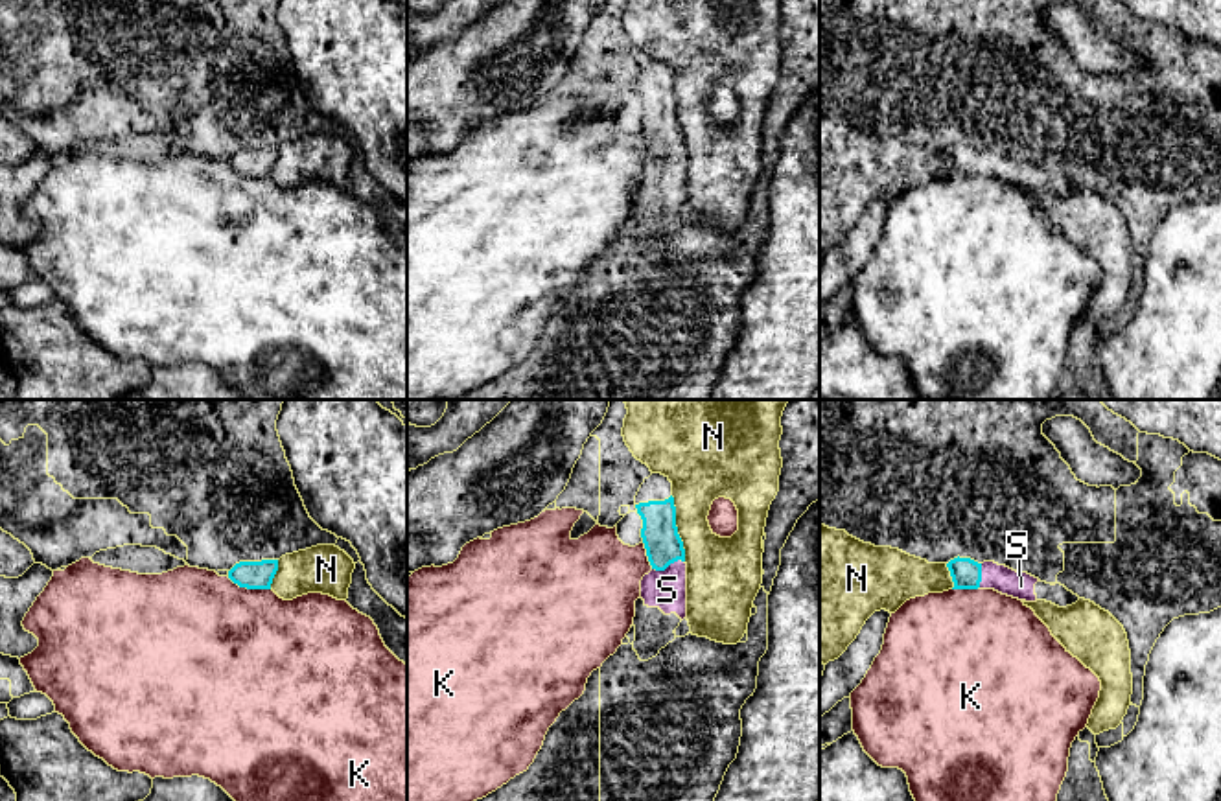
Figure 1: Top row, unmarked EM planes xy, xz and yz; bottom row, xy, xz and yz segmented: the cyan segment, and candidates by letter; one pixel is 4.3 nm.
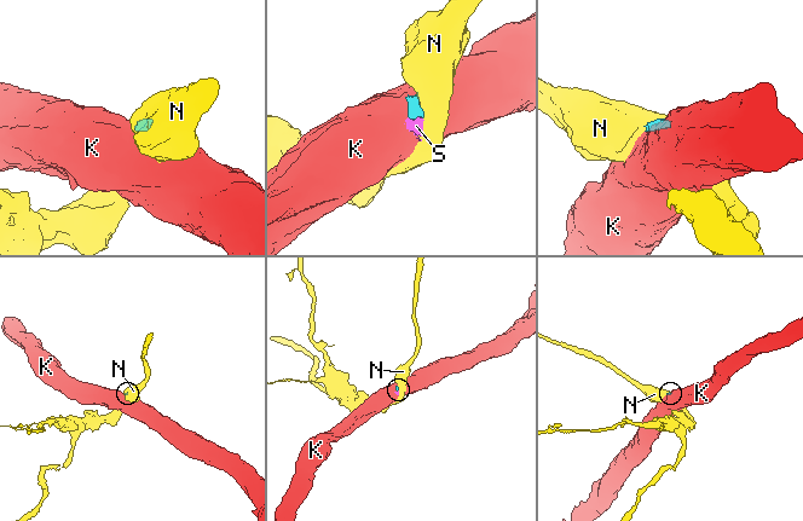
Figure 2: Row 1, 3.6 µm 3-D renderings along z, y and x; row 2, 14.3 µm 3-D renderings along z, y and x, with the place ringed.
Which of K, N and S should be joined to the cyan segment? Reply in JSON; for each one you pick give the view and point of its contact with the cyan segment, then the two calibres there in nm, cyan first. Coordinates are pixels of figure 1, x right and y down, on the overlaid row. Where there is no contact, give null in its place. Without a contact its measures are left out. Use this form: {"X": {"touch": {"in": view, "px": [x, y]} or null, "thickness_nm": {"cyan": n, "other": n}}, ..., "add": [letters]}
{"S": {"touch": {"in": "xz", "px": [667, 566]}, "thickness_nm": {"cyan": 160, "other": 180}}, "add": ["S"]}

